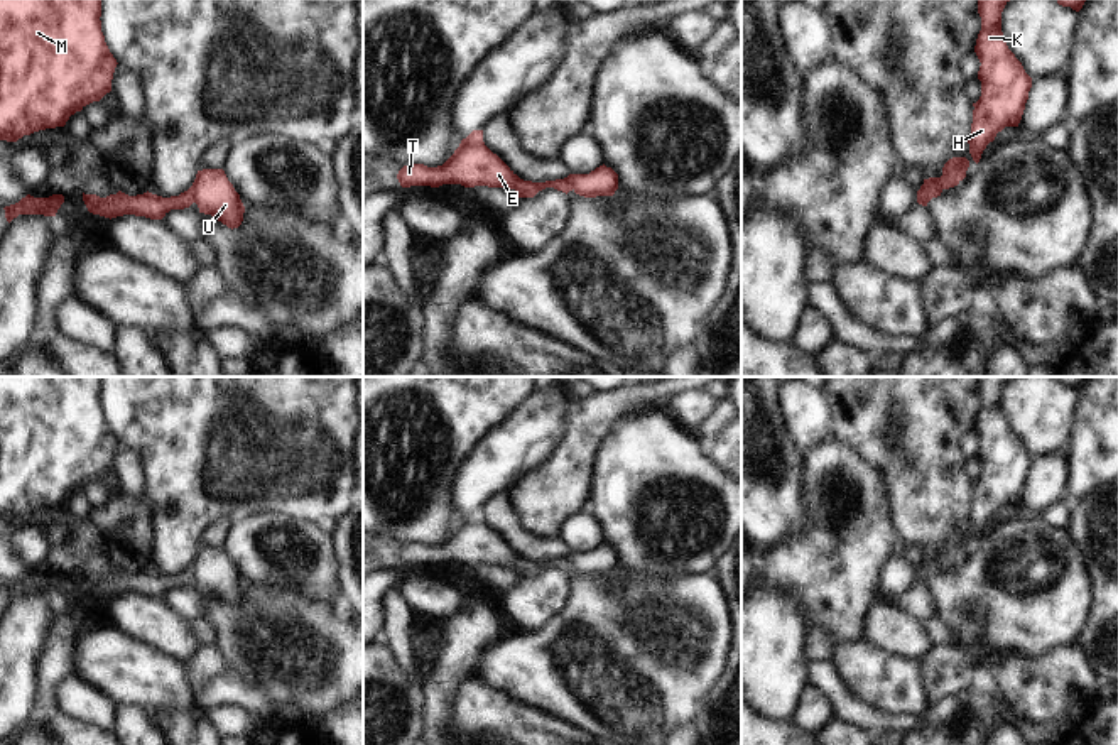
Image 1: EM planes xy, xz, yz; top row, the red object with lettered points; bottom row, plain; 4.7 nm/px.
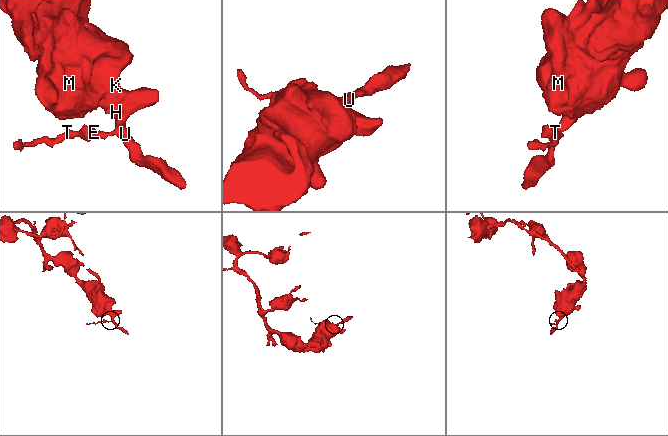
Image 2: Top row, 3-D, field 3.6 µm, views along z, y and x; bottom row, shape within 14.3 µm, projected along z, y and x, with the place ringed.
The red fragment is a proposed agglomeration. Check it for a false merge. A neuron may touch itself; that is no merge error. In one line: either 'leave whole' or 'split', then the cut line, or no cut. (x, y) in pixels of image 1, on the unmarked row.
split | xy (191, 565), (195, 580)

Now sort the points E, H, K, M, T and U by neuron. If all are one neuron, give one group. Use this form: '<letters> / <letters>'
E T / H K M U

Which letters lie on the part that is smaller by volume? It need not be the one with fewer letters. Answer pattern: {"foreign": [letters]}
{"foreign": ["E", "T"]}

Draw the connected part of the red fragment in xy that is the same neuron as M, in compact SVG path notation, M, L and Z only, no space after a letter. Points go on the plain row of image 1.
M0 377L0 519L17 520L39 508L64 505L71 493L111 470L118 441L105 421L100 395L101 377Z

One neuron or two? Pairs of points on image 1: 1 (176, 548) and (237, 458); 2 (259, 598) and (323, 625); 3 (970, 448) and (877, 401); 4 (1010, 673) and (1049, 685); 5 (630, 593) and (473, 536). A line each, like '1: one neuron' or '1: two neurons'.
1: one neuron
2: one neuron
3: two neurons
4: one neuron
5: one neuron

